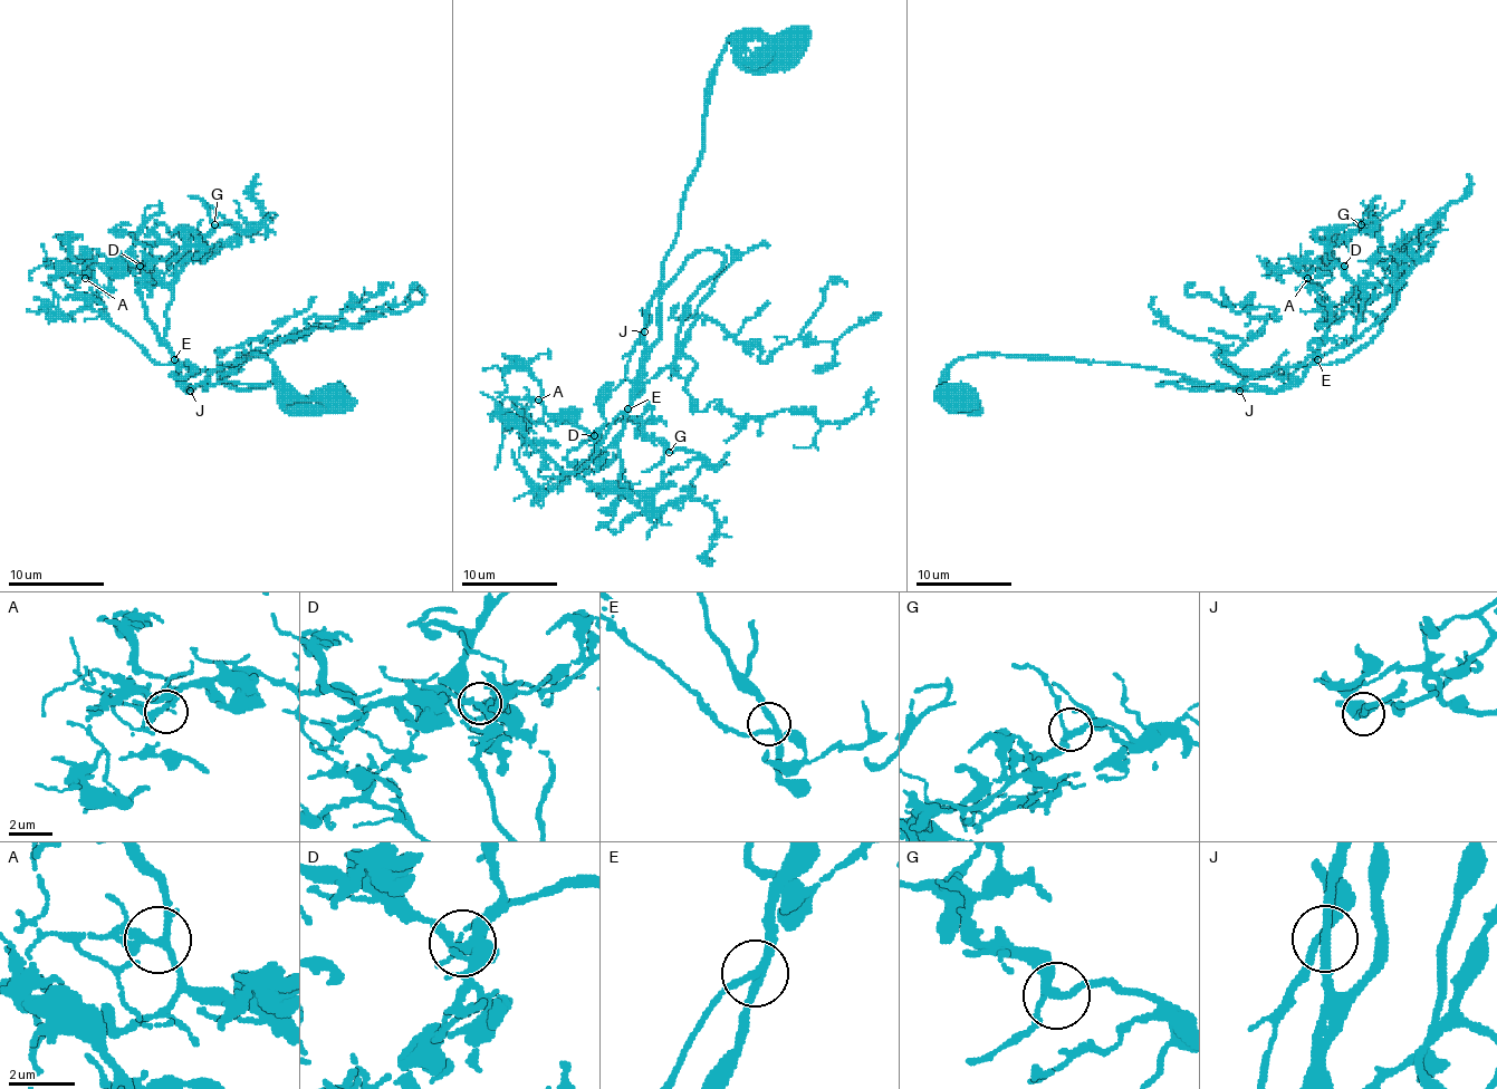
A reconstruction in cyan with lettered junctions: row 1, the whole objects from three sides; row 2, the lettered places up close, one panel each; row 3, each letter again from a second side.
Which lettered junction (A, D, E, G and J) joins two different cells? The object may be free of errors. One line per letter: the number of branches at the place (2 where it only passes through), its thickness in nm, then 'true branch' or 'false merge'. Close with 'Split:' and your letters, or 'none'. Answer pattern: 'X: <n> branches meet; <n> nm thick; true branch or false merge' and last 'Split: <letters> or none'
A: 3 branches meet; 190 nm thick; true branch
D: 3 branches meet; 280 nm thick; true branch
E: 3 branches meet; 200 nm thick; true branch
G: 3 branches meet; 220 nm thick; true branch
J: 3 branches meet; 180 nm thick; true branch
Split: none

